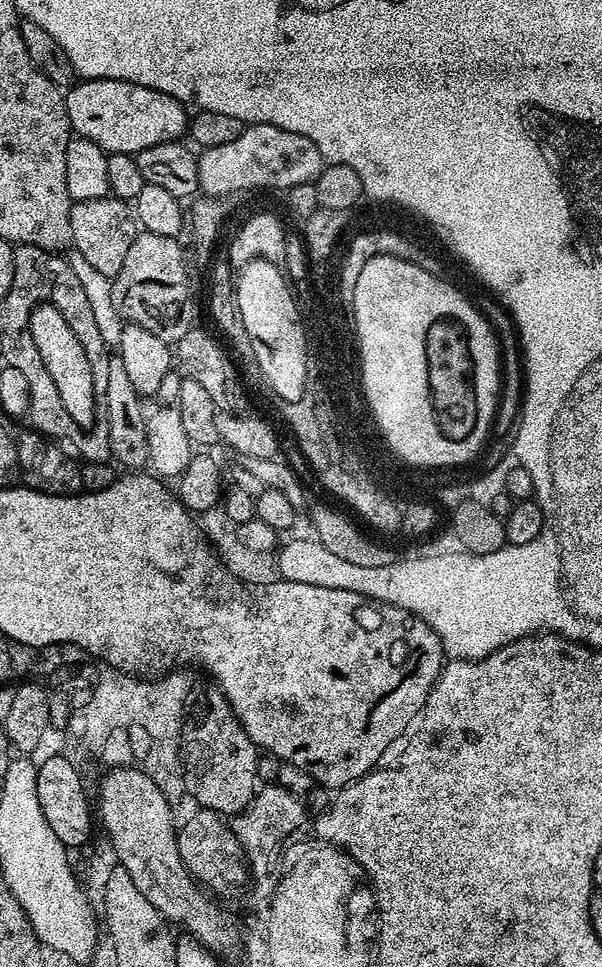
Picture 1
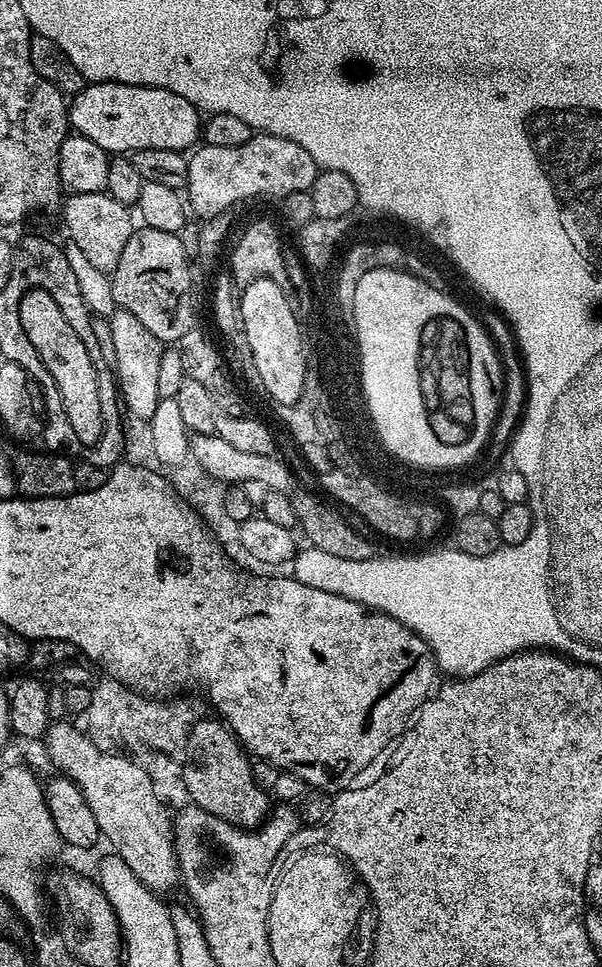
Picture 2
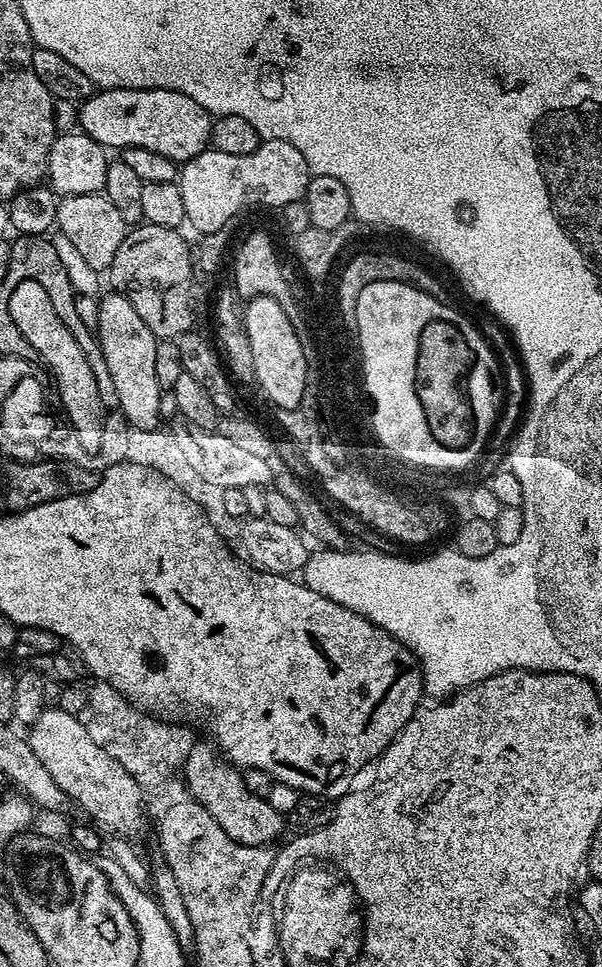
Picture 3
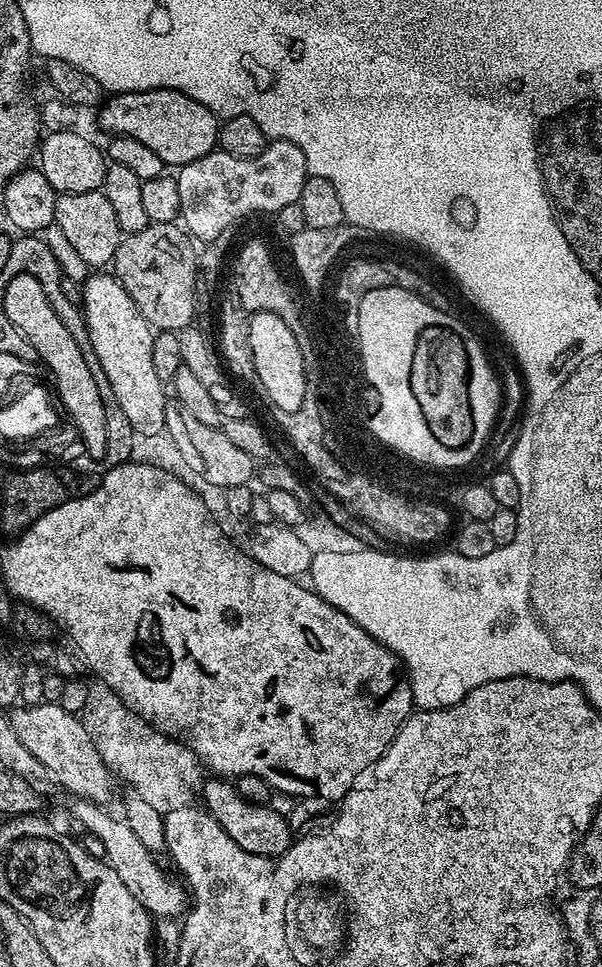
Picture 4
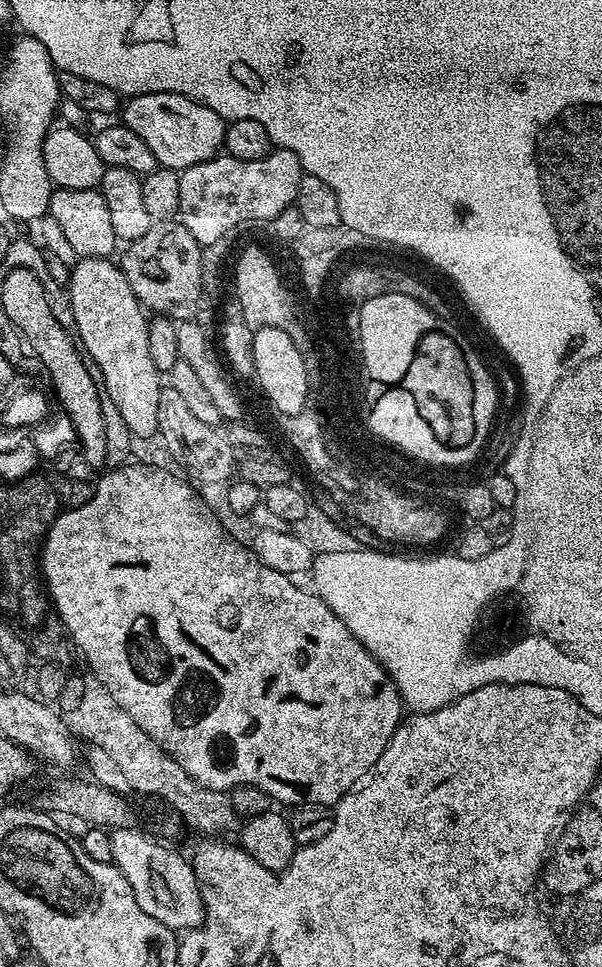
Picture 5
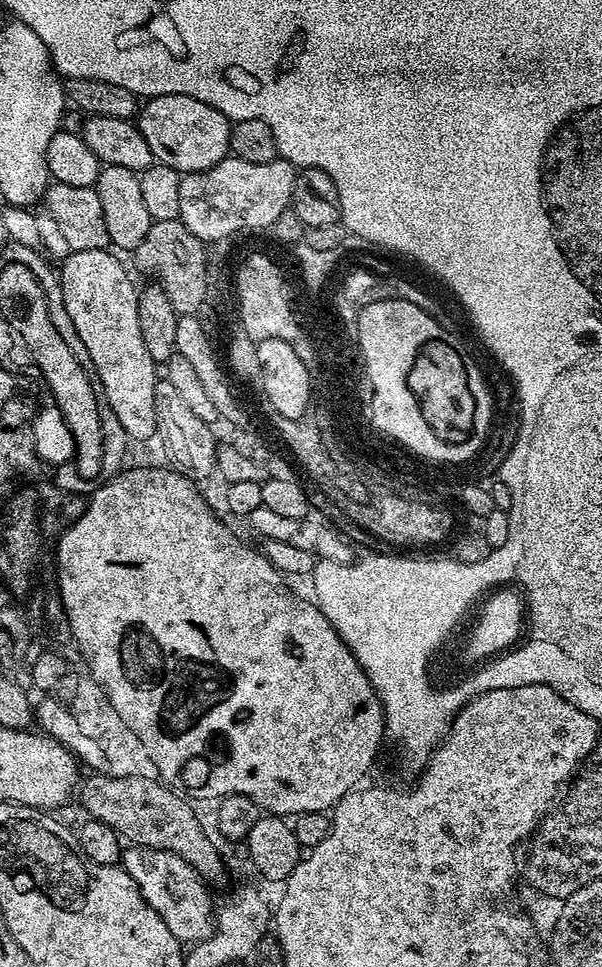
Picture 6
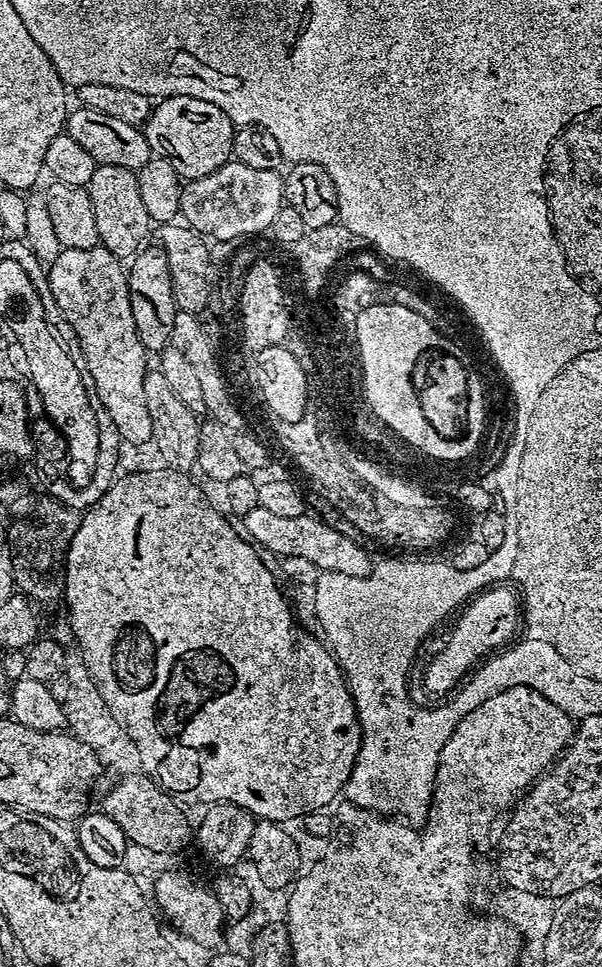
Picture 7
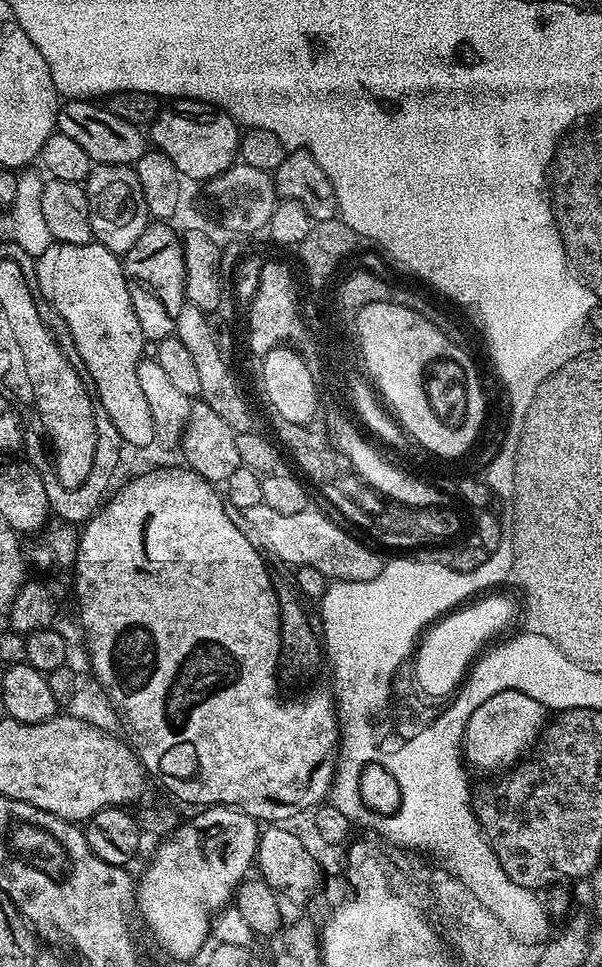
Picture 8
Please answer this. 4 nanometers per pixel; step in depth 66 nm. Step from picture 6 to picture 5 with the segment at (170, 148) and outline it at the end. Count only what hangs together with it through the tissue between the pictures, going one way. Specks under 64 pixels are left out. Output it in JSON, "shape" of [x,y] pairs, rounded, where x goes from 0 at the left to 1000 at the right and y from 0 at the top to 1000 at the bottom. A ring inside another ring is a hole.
{"shape":[[[264,95],[214,99],[203,108],[203,127],[249,151],[267,174],[304,176],[329,172],[329,168],[355,164],[372,152],[375,125],[355,118],[349,110],[336,110],[302,97]]]}

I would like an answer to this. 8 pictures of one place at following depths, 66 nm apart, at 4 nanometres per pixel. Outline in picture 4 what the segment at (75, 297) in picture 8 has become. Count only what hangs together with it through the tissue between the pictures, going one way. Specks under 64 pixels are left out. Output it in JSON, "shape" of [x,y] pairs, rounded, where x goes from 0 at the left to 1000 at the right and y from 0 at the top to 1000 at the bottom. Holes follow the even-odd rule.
{"shape":[[[173,283],[148,284],[136,294],[136,326],[150,345],[150,358],[156,358],[156,366],[163,366],[169,374],[169,384],[176,386],[176,391],[183,391],[189,412],[196,412],[196,420],[203,420],[221,448],[228,452],[266,451],[274,446],[281,411],[272,410],[274,394],[262,391],[249,367],[256,363],[256,340],[243,333],[243,329],[236,329],[229,316],[223,316],[223,308],[209,304],[191,284],[166,284]]]}

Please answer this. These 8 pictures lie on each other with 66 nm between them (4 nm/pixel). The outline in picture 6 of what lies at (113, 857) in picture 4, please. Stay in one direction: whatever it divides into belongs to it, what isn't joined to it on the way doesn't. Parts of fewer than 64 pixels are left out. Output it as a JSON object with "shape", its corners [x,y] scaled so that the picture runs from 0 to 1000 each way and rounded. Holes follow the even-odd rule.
{"shape":[[[218,874],[201,882],[201,895],[223,908],[239,931],[302,976],[332,975],[357,964],[359,935],[334,906],[299,884],[282,880],[236,878]],[[214,877],[214,878],[213,878]]]}

